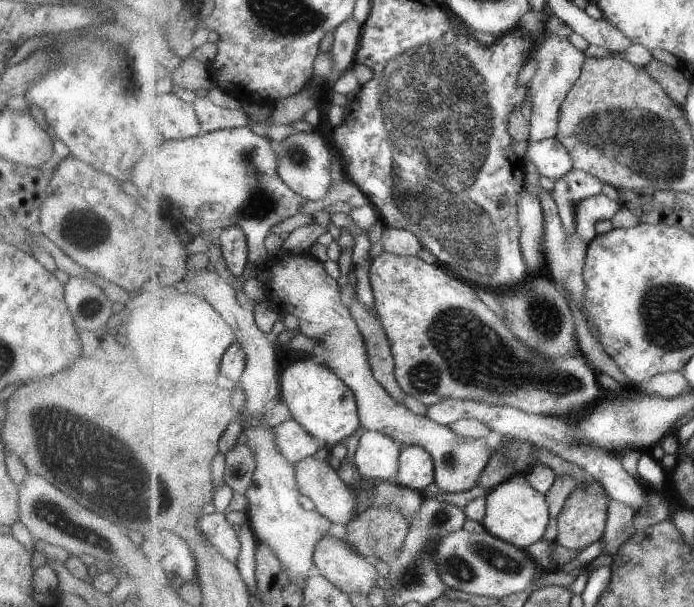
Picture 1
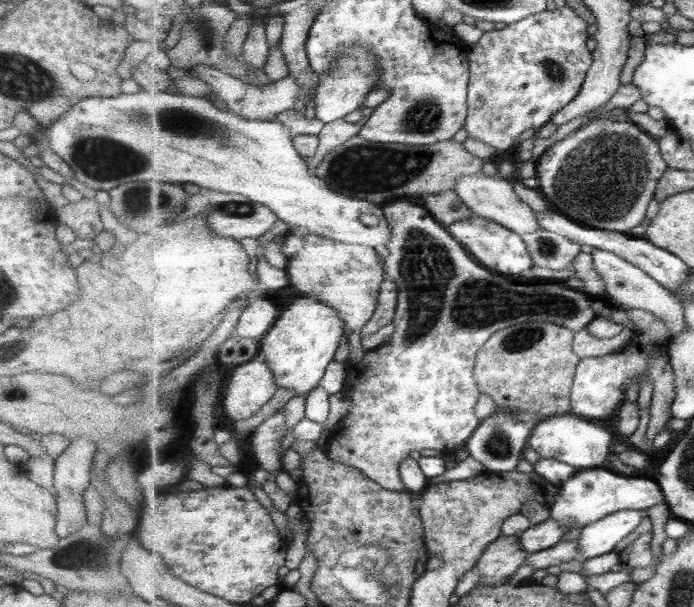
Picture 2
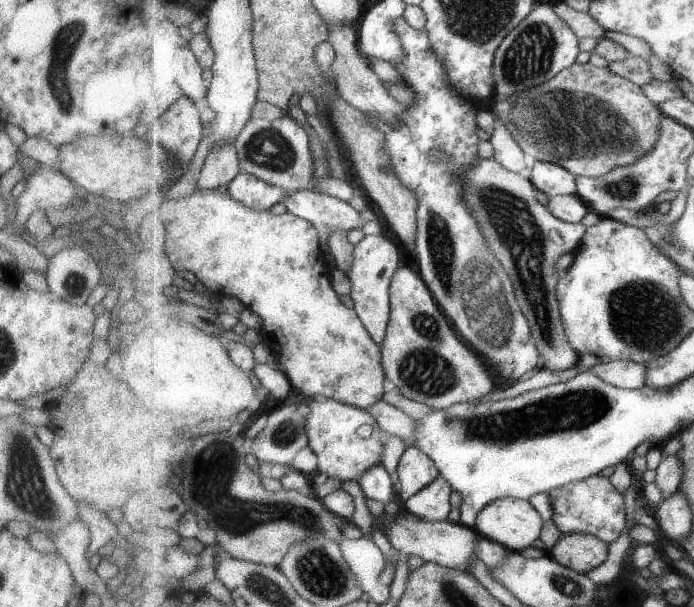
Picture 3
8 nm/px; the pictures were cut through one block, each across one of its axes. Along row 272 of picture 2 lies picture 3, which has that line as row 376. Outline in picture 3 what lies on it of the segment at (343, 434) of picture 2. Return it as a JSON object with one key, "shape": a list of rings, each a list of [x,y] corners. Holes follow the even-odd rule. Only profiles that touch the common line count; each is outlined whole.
{"shape":[[[404,263],[392,278],[390,321],[381,346],[386,376],[403,396],[439,411],[457,403],[479,401],[495,390],[495,380],[485,362],[451,328],[420,273]]]}

